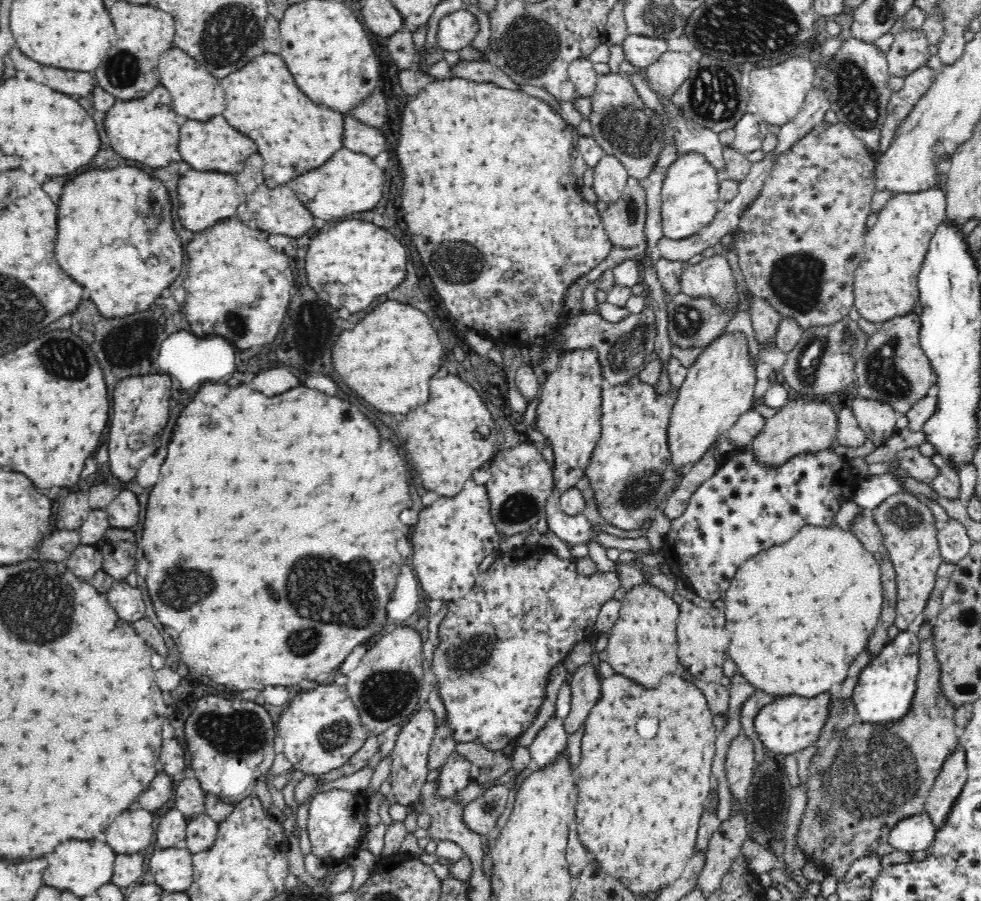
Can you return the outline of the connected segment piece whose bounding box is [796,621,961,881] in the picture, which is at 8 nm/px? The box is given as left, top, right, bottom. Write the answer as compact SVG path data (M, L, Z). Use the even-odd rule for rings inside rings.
M925 622L922 624L920 631L918 633L919 638L921 639L921 654L919 655L919 676L917 678L917 692L915 700L912 704L912 709L908 714L906 714L906 718L902 718L900 722L896 722L896 724L892 724L892 726L877 726L874 724L868 724L864 722L856 722L846 735L850 736L852 740L852 750L848 750L848 754L844 754L844 758L840 758L840 762L837 765L836 769L833 769L833 775L830 778L825 778L825 776L816 774L809 774L807 784L807 802L806 809L800 818L800 825L797 833L797 844L798 848L802 850L805 854L805 857L812 857L814 859L814 863L816 866L821 868L825 875L832 874L834 881L837 881L838 878L844 876L850 863L853 860L856 860L860 857L872 856L878 850L878 846L882 846L882 844L886 844L889 839L890 831L898 824L900 821L904 820L904 818L908 818L910 816L914 816L916 814L922 814L925 812L925 804L927 800L927 796L932 790L932 786L934 786L936 779L939 778L940 772L943 770L945 763L948 762L948 756L952 756L956 750L958 750L958 746L961 746L959 743L959 728L955 723L955 708L950 705L950 702L944 697L943 691L941 690L941 684L939 681L940 673L940 664L938 664L936 659L936 652L934 650L934 644L932 643L932 622Z

